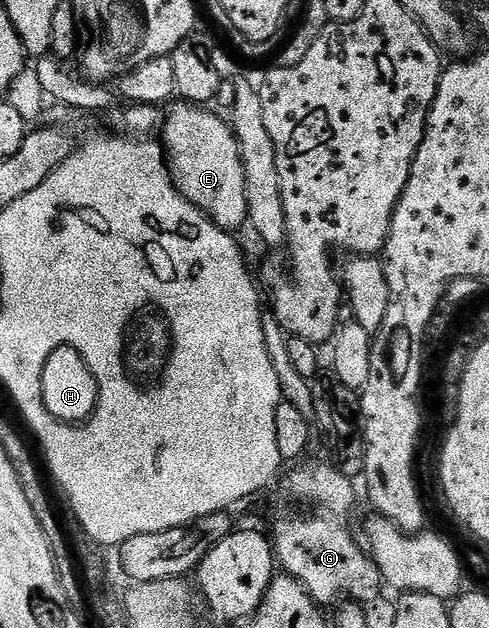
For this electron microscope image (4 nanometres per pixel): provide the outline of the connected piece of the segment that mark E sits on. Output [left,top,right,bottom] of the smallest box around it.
[162,104,248,231]

